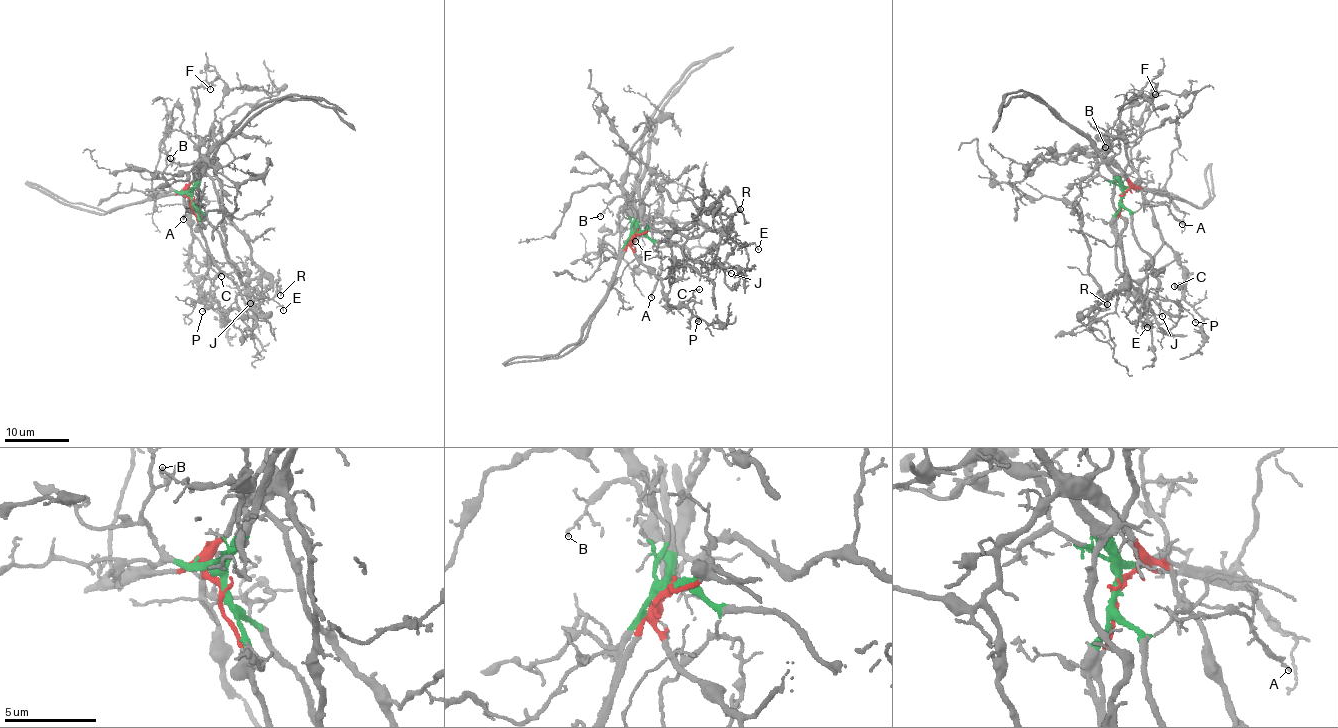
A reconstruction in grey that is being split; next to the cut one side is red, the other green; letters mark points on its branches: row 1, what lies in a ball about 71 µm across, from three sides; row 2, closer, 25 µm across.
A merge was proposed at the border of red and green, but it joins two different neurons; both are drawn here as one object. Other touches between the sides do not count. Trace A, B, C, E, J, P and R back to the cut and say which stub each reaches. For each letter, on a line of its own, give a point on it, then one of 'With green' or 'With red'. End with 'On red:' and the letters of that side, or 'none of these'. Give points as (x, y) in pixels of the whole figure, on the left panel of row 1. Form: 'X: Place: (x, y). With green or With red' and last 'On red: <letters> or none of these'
A: Place: (183, 219). With green
B: Place: (170, 158). With green
C: Place: (221, 276). With red
E: Place: (283, 310). With red
J: Place: (250, 303). With green
P: Place: (202, 311). With red
R: Place: (280, 295). With red
On red: C, E, P, R

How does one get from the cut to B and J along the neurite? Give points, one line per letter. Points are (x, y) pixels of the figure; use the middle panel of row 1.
B: (635, 232), (631, 229), (633, 210), (621, 197), (615, 197), (600, 216)
J: (635, 232), (646, 234), (654, 241), (674, 243), (690, 259), (705, 267), (731, 272)

